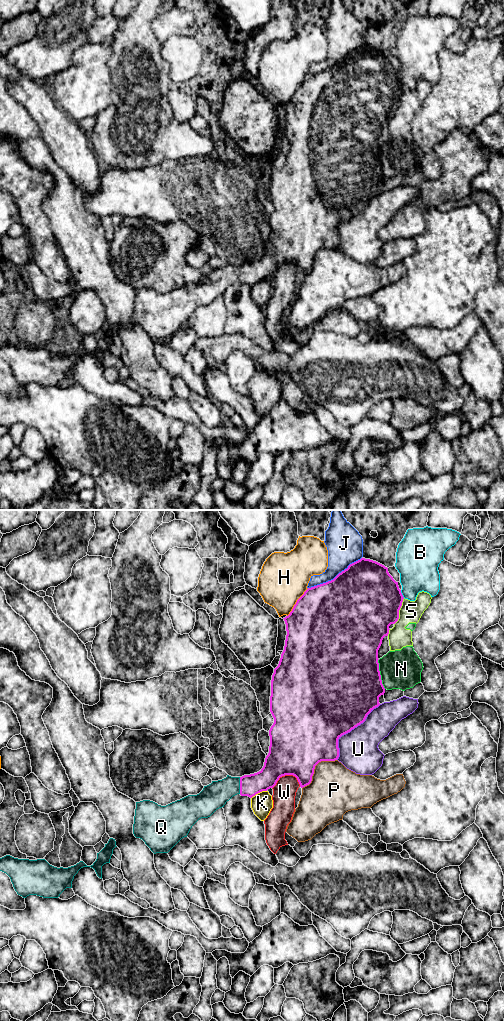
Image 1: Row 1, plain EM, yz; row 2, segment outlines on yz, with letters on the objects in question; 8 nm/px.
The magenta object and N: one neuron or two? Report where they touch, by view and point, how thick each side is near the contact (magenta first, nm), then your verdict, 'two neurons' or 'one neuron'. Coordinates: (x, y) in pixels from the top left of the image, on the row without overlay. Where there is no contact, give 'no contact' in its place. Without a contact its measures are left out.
yz (379, 162) | 500/320 nm | two neurons

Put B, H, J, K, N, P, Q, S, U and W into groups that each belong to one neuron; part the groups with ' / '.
B / H / J / K / N S / P / Q / U / W

